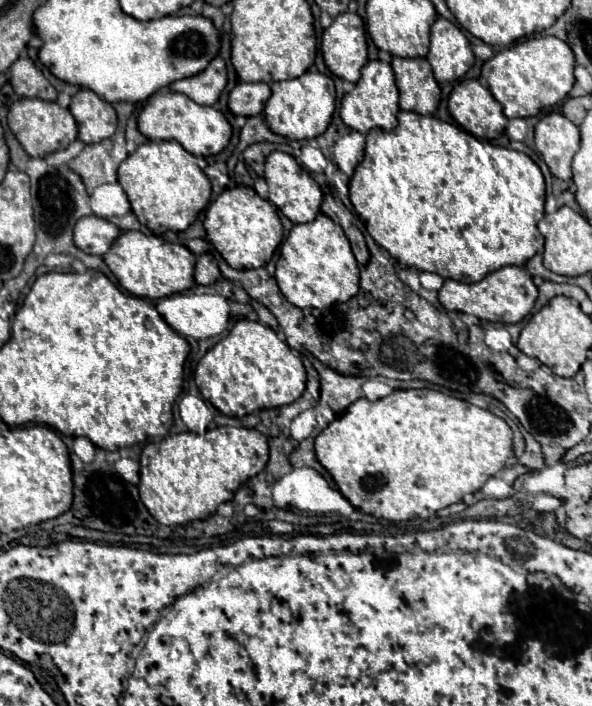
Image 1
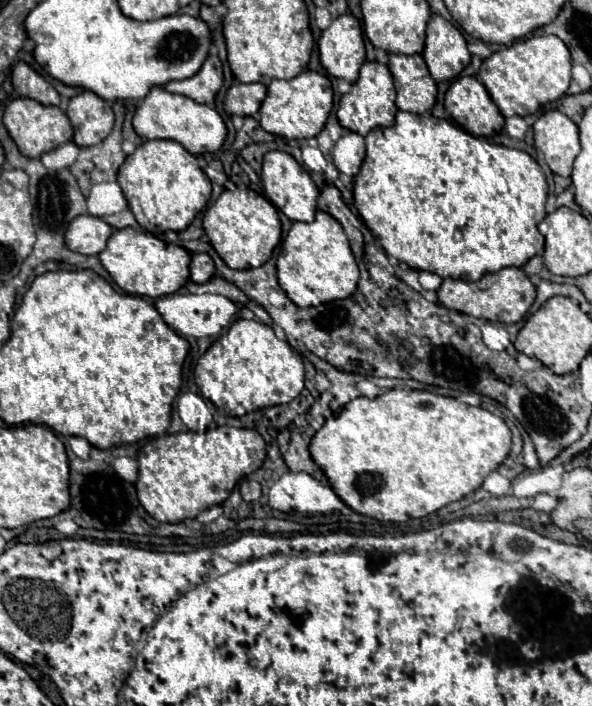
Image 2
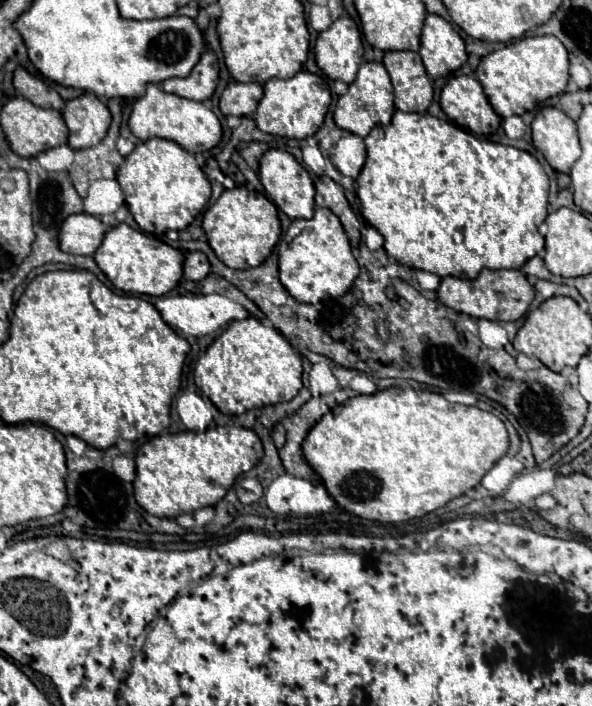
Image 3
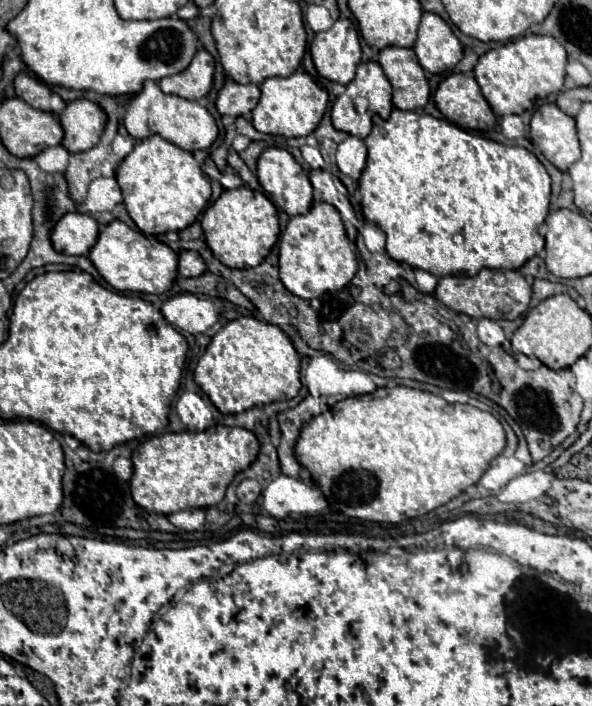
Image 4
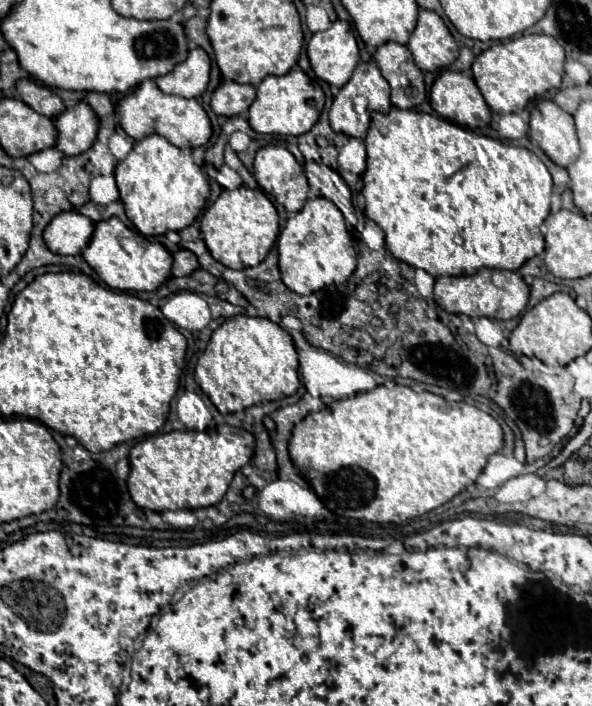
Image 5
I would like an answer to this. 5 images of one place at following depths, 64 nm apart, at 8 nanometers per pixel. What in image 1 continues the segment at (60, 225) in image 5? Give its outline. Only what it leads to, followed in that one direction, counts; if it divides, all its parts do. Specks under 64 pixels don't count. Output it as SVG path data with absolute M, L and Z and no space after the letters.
M86 216L86 218L80 218L74 226L74 244L86 252L86 254L96 254L96 256L102 256L108 252L112 240L120 234L120 230L100 218L100 216Z

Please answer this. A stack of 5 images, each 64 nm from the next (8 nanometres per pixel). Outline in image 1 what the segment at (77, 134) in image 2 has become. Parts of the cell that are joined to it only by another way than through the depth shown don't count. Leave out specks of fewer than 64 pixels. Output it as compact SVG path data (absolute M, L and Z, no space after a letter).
M80 90L72 98L68 110L78 124L78 140L84 144L100 142L116 130L116 112L112 104L100 100L92 90Z

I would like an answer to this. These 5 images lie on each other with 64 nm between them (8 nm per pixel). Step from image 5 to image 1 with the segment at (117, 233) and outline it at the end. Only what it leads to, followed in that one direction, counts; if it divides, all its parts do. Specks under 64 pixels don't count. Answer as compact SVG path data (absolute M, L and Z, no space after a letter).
M136 230L120 232L120 236L112 242L110 250L102 258L112 270L112 274L118 278L120 286L140 298L158 300L158 298L182 292L192 284L196 284L192 280L192 268L196 262L194 254L186 246L166 242L154 234L146 236Z

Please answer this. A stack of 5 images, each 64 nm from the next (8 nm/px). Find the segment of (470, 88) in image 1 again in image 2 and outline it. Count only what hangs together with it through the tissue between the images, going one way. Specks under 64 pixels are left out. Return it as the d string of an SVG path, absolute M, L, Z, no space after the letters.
M458 76L446 96L444 96L446 112L470 134L474 136L492 136L504 126L504 116L492 102L490 94L472 76Z

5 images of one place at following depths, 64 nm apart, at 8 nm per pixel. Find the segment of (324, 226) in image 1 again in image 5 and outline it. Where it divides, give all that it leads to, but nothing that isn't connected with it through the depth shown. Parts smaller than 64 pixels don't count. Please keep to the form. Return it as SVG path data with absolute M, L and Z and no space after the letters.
M308 198L304 208L300 212L294 212L288 216L286 228L278 236L278 254L280 254L280 274L282 282L298 294L312 294L318 292L324 286L330 284L342 284L348 280L348 276L356 270L356 250L352 244L352 238L346 230L346 222L342 212L326 198Z

